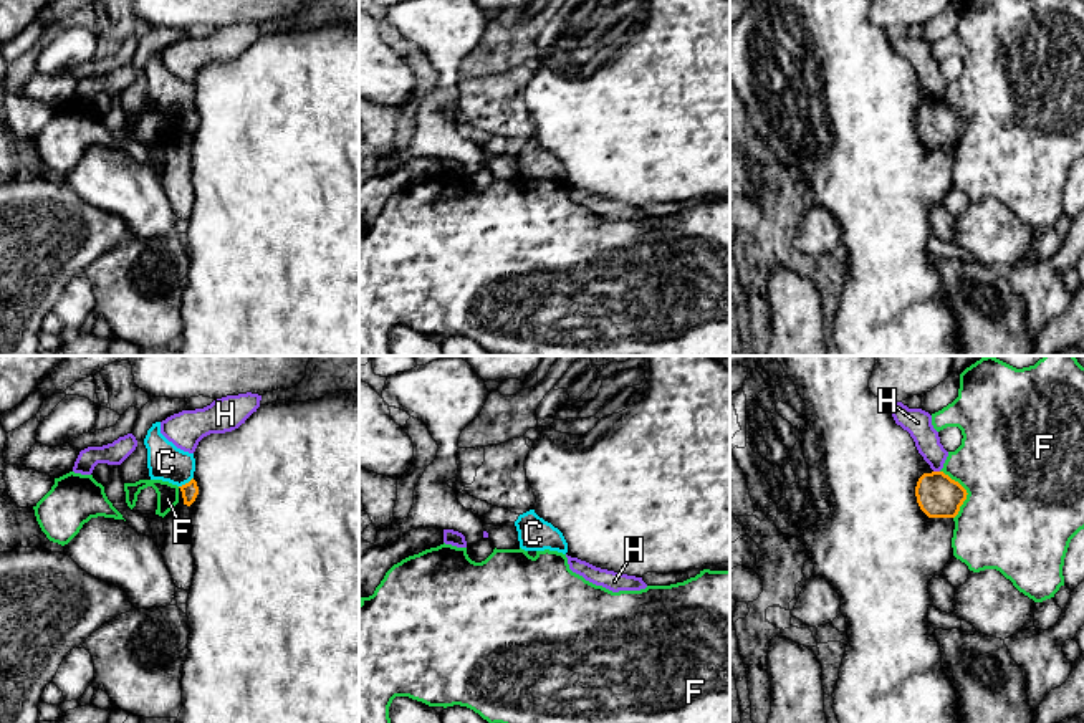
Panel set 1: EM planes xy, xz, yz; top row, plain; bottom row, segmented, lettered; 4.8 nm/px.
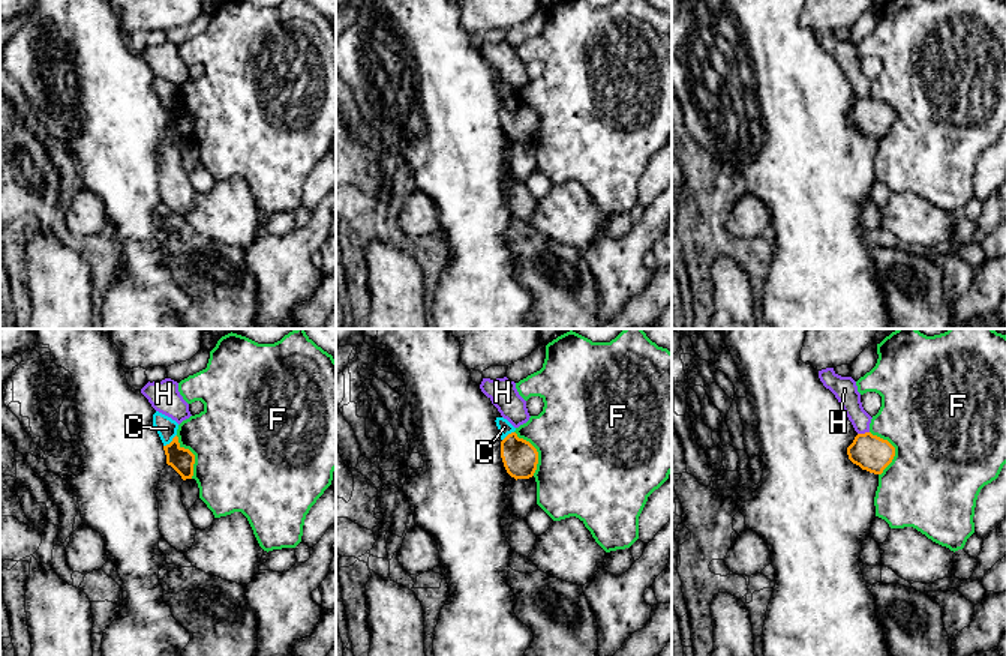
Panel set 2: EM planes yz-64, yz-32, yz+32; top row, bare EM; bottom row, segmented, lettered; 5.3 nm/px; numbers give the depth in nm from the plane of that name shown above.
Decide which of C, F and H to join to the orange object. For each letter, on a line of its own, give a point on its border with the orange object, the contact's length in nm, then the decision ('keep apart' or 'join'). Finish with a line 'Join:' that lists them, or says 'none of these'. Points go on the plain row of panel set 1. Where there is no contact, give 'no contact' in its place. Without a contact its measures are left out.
C: xy (186, 113) | 90 nm | keep apart
F: yz (965, 121) | 240 nm | keep apart
H: yz (937, 101) | 30 nm | keep apart
Join: none of these

